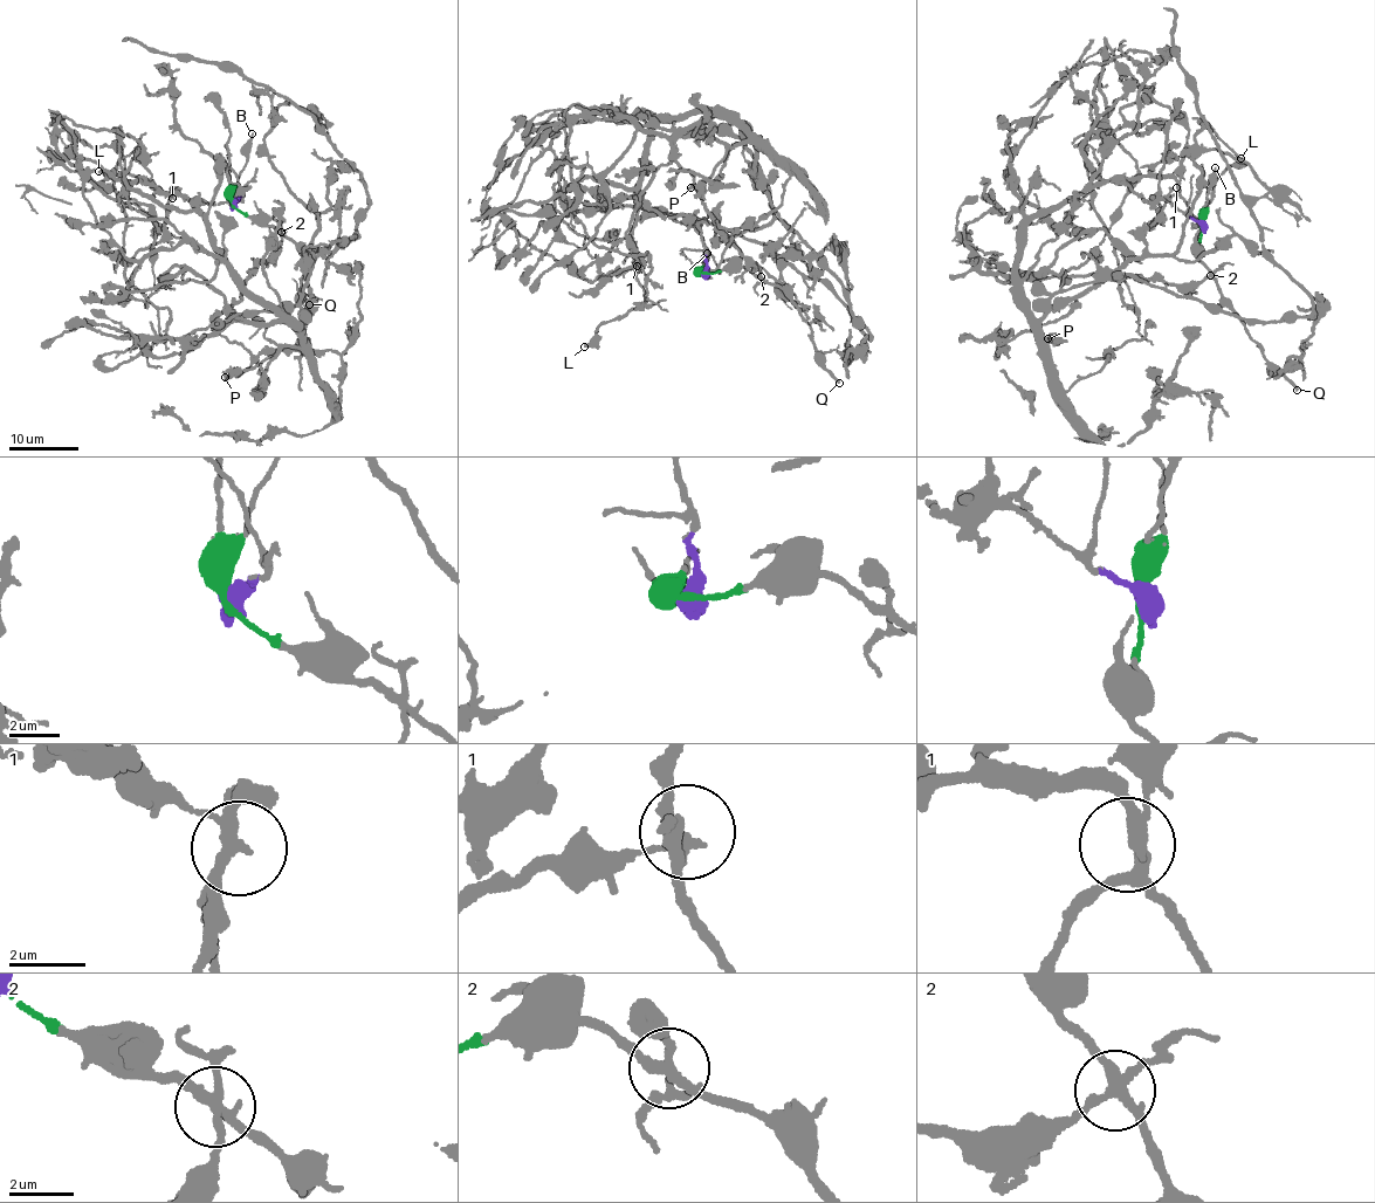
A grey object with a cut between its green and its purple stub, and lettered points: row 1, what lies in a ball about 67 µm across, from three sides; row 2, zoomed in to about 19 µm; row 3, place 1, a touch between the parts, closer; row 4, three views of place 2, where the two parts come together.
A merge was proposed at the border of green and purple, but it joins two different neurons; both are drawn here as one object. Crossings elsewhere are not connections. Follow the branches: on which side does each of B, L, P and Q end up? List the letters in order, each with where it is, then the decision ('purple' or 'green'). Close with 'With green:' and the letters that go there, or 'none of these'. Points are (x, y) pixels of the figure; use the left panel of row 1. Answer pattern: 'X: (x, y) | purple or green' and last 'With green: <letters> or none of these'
B: (252, 133) | green
L: (98, 171) | purple
P: (225, 377) | purple
Q: (309, 304) | green
With green: B, Q

